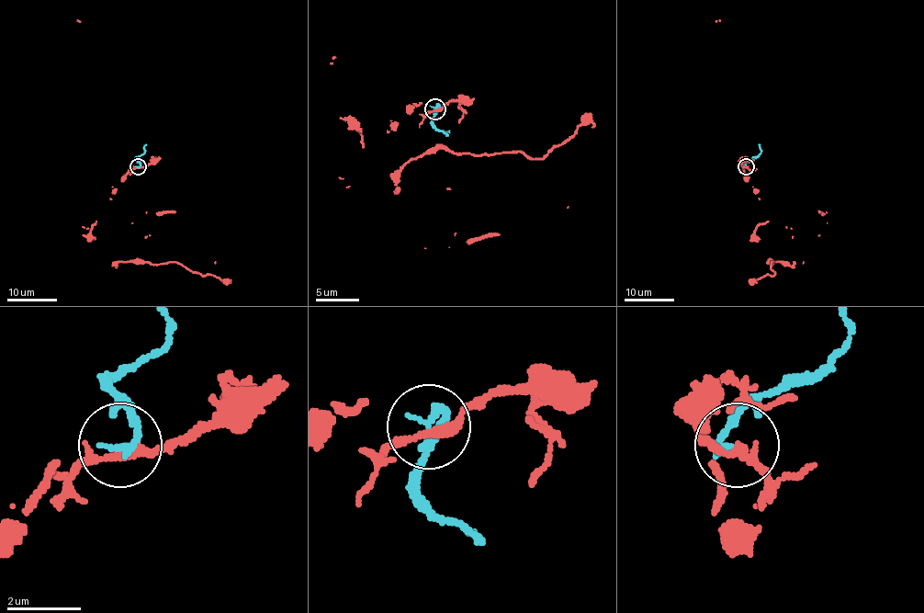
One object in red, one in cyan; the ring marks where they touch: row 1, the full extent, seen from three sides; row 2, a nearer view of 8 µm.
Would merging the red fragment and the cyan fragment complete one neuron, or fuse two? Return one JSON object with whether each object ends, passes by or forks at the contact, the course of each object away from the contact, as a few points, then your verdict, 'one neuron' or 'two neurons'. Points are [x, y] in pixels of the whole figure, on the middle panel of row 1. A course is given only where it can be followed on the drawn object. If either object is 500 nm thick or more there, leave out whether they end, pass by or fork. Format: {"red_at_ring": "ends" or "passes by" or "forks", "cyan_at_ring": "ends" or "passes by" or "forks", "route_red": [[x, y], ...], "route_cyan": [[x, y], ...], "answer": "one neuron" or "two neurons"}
{"red_at_ring": "passes by", "cyan_at_ring": "ends", "route_red": [[434, 109], [422, 116], [413, 105], [364, 143], [354, 124], [399, 169], [439, 148], [544, 158], [595, 124]], "route_cyan": [[434, 109], [439, 109], [433, 116], [433, 124], [445, 135], [450, 130]], "answer": "two neurons"}

